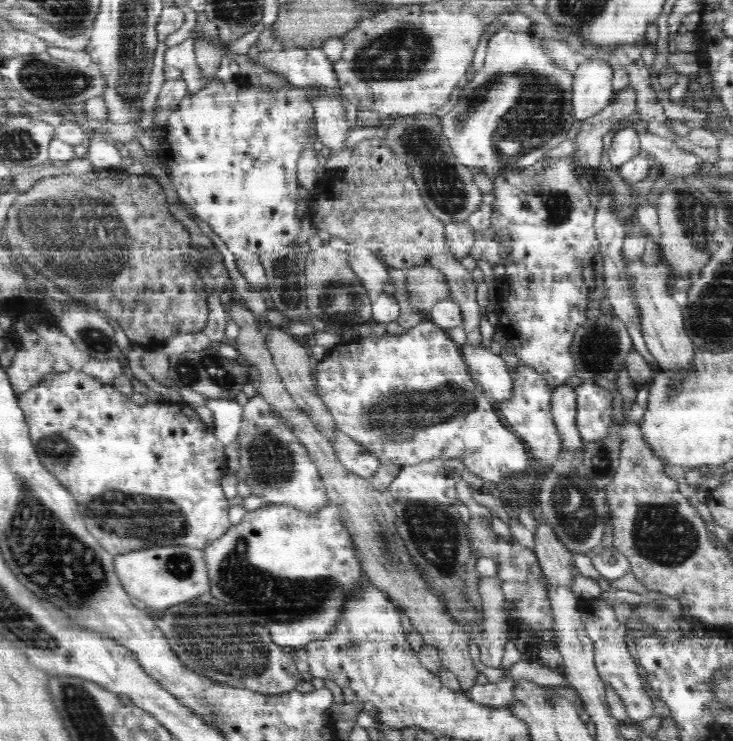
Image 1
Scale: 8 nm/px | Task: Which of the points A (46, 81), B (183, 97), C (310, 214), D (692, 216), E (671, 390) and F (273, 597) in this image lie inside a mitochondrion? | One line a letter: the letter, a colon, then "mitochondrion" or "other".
A: mitochondrion
B: other
C: other
D: mitochondrion
E: mitochondrion
F: mitochondrion

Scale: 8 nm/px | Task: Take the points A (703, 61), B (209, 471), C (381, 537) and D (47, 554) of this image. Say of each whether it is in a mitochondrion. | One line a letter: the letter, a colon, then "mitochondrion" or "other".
A: other
B: other
C: mitochondrion
D: mitochondrion

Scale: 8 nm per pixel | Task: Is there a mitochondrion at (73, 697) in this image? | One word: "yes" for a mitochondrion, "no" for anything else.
yes

